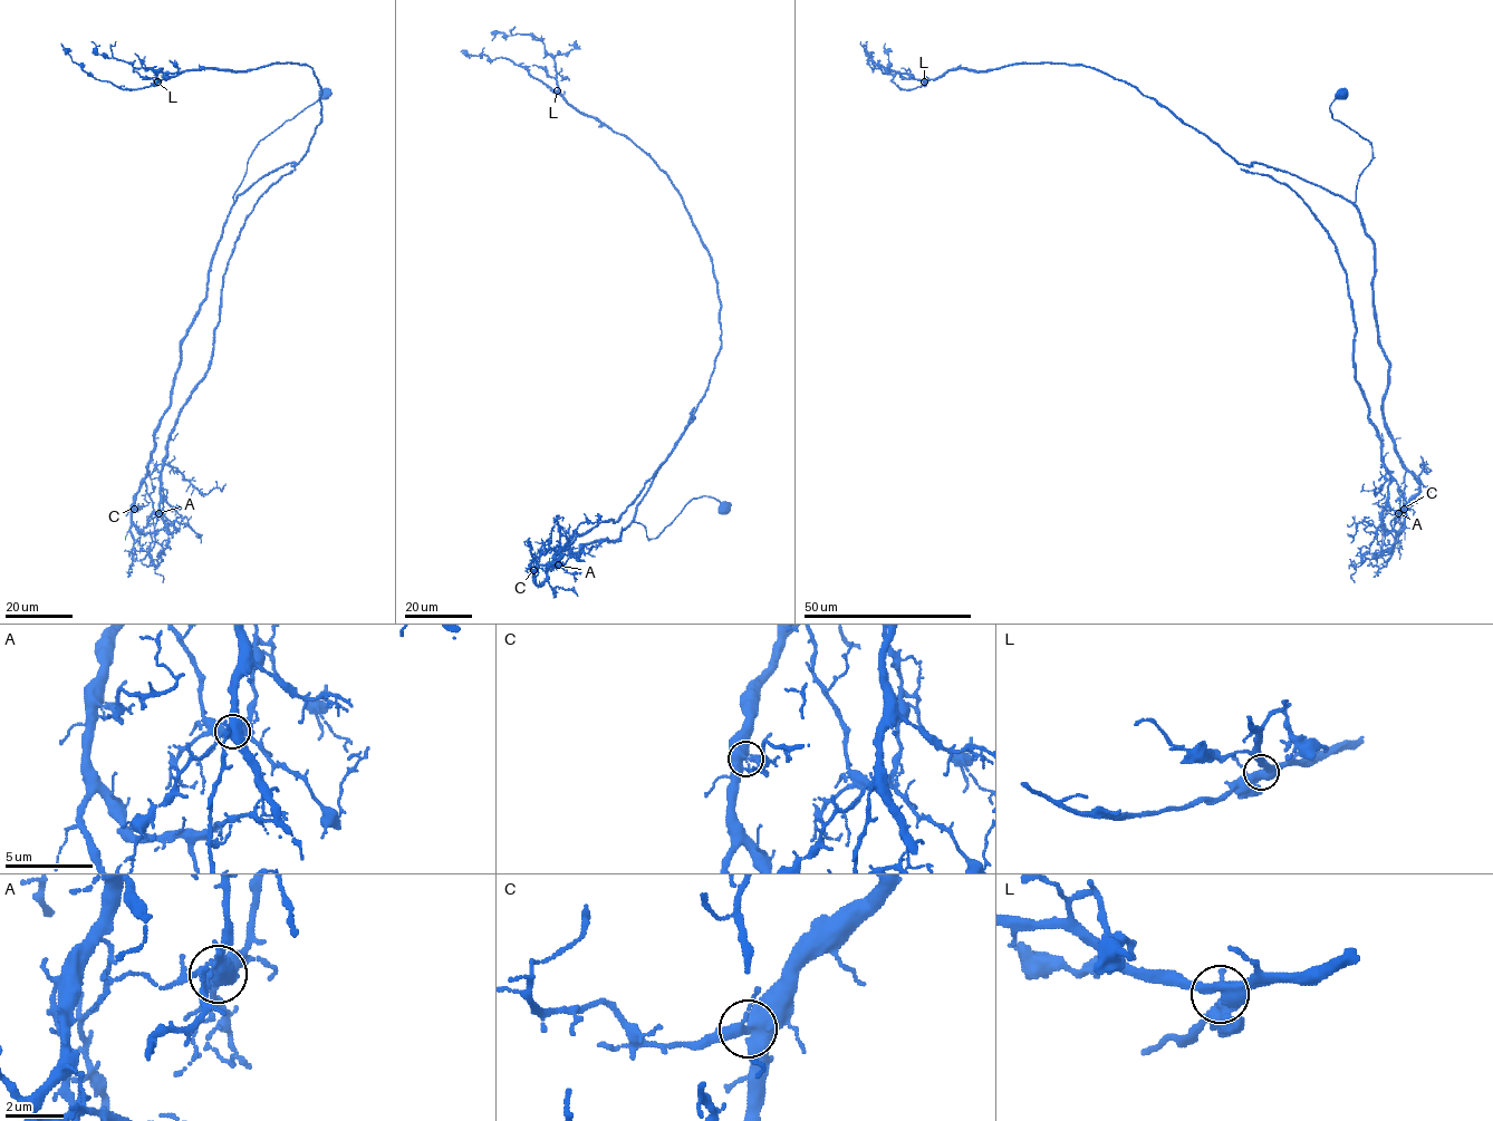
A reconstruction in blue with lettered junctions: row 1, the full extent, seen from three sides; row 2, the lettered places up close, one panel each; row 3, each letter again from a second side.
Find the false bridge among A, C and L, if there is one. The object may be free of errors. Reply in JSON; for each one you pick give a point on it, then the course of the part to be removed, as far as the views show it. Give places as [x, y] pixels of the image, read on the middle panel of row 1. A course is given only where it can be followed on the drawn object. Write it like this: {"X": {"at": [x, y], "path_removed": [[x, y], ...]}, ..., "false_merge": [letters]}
{"A": {"at": [558, 564], "path_removed": [[558, 564], [562, 567], [560, 554], [578, 535], [600, 522], [619, 519], [670, 455], [694, 406]]}, "false_merge": ["A"]}

